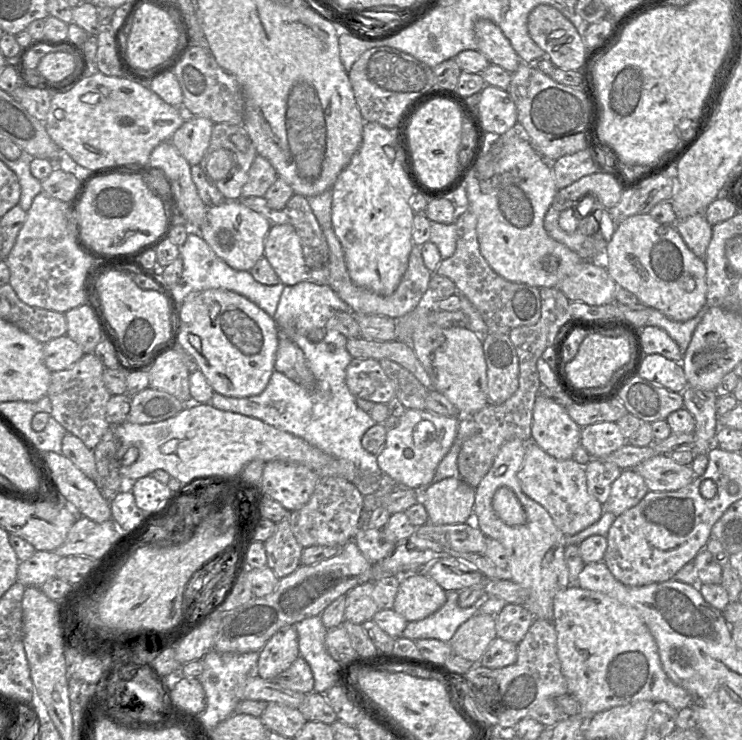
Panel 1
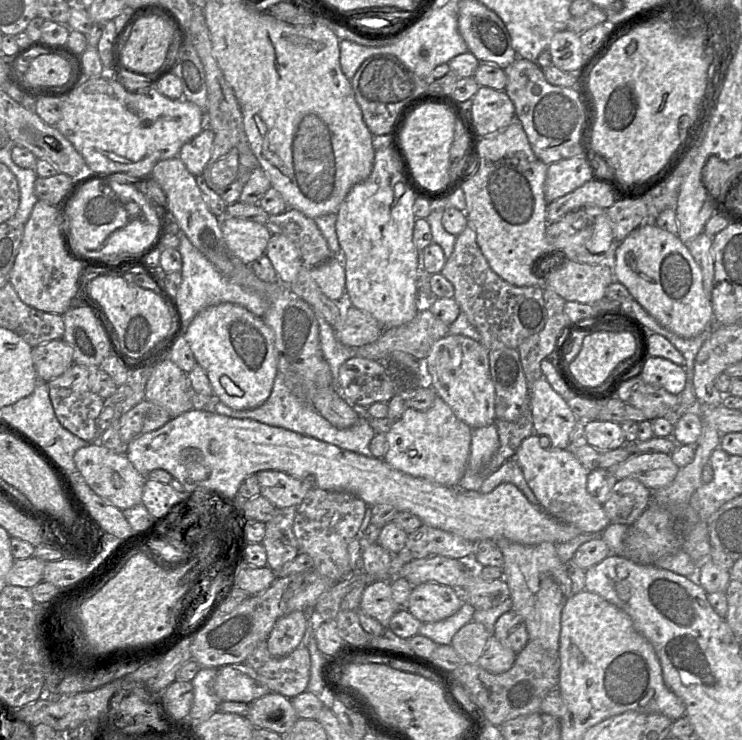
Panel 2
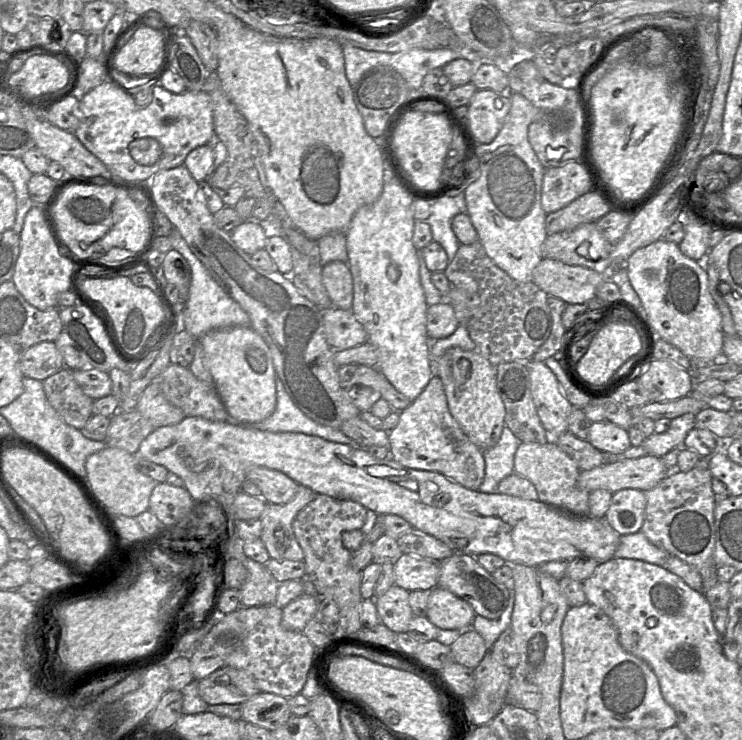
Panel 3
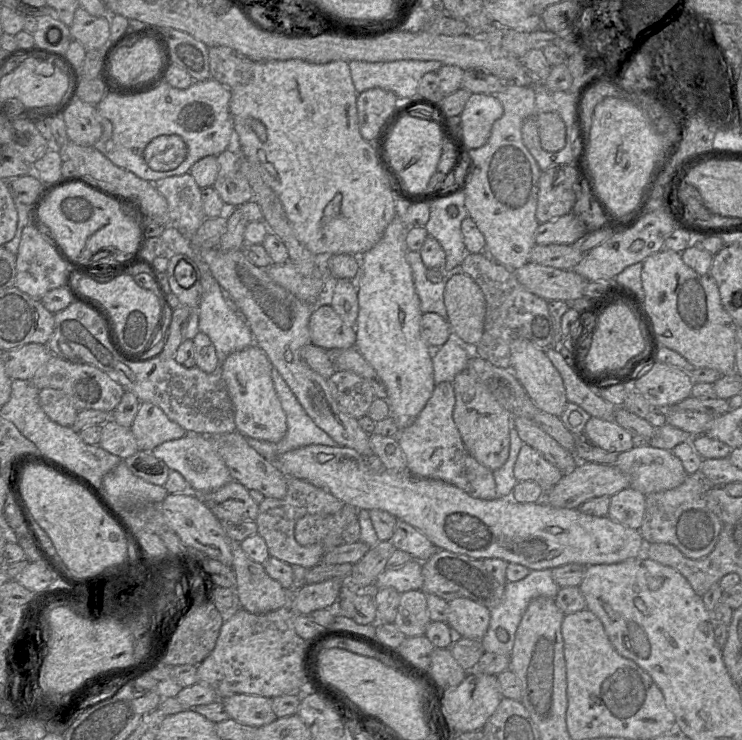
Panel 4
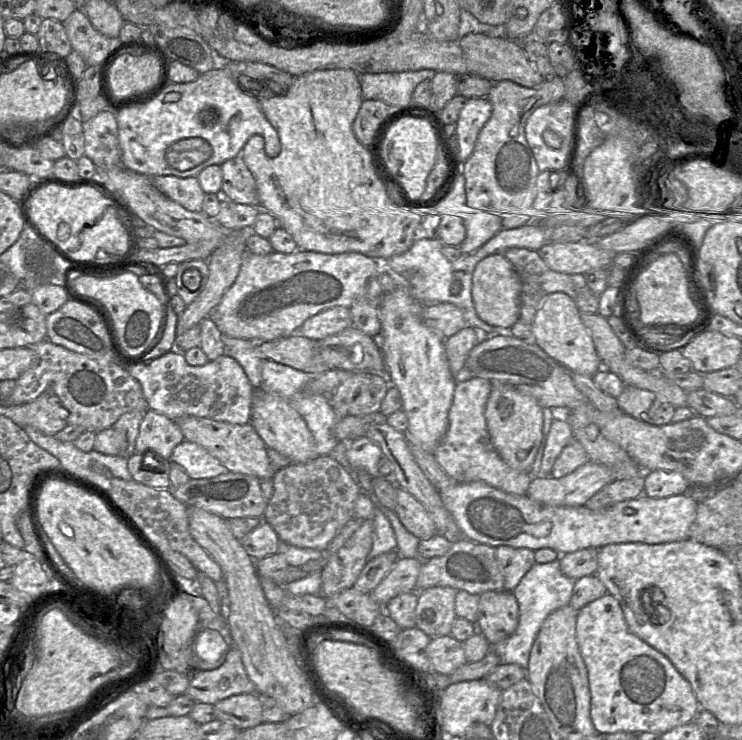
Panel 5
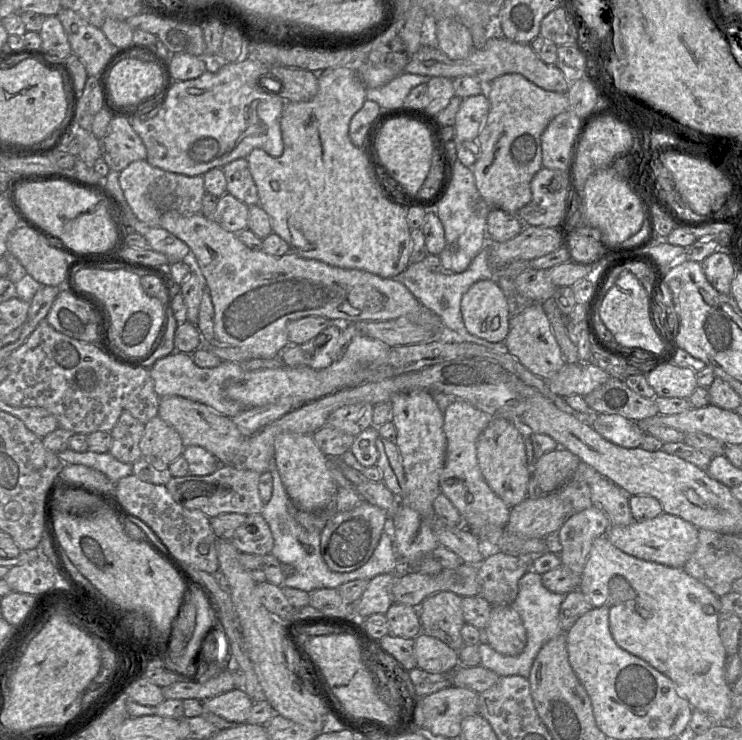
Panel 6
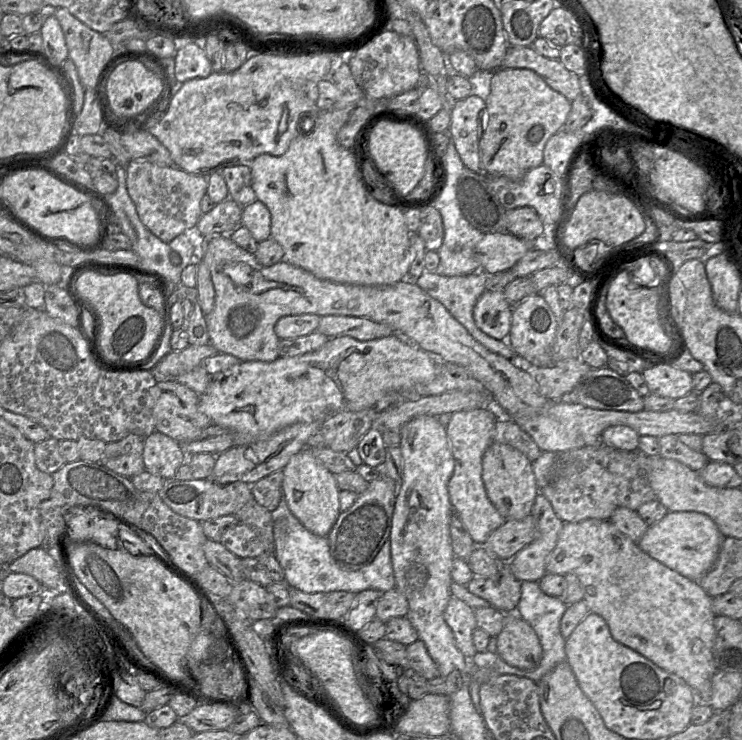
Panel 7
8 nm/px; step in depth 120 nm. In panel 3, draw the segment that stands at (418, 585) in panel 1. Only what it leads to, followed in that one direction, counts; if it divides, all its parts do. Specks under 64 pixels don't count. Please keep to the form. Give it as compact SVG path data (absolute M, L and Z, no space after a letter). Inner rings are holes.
M441 587L432 589L426 617L439 629L463 631L472 627L475 612L471 605Z

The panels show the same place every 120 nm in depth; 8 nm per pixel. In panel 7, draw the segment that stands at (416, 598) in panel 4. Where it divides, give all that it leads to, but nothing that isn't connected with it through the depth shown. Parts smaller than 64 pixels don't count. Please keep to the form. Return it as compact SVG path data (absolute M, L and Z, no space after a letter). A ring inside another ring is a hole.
M451 596L444 619L453 632L457 648L466 658L472 659L477 653L472 638L477 628L474 609L457 597Z

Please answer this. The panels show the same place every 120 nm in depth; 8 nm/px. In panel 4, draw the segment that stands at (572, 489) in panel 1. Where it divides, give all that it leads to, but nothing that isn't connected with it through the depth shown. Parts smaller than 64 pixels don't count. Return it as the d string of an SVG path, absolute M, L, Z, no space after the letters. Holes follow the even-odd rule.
M524 443L515 462L514 476L517 482L538 483L545 494L558 484L565 474L538 451Z

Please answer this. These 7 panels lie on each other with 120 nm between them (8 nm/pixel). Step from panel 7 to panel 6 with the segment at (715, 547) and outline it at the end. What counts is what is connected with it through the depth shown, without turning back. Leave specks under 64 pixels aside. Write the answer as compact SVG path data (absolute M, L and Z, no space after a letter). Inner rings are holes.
M662 512L653 519L634 521L628 526L611 525L605 535L614 546L629 555L669 567L683 568L696 548L698 531L697 527L683 518Z

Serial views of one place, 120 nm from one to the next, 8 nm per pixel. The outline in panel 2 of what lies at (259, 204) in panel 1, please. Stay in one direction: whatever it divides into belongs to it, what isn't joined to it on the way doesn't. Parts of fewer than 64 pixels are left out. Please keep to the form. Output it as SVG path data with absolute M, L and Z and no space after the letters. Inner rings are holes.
M240 201L226 206L223 217L219 218L242 218L258 222L269 229L271 234L281 234L294 242L299 249L303 264L315 267L326 262L331 257L331 251L327 241L318 229L315 220L304 215L297 209L288 208L278 215L271 215L264 211L258 204L245 204Z

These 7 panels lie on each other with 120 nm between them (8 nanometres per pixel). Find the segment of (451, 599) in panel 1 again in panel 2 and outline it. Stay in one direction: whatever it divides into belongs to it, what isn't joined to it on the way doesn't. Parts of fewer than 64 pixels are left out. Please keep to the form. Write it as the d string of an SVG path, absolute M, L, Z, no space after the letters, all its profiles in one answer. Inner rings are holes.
M464 600L460 610L454 615L432 623L422 623L418 634L426 636L437 645L450 645L457 631L471 622L475 608Z

